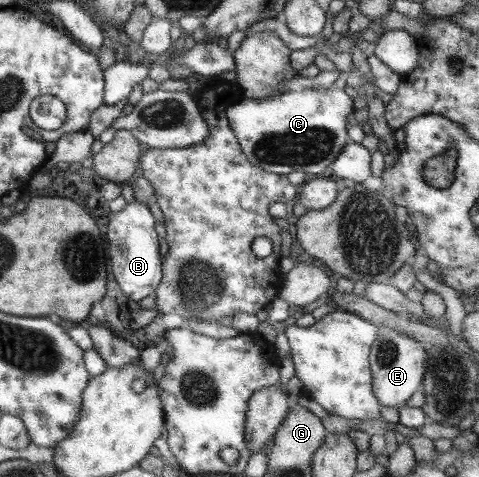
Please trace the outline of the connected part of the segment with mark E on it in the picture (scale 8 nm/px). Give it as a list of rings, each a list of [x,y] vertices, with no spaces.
[[[378,326],[378,337],[372,344],[369,355],[373,392],[380,405],[399,409],[422,385],[426,367],[426,345],[393,331],[388,326]]]

